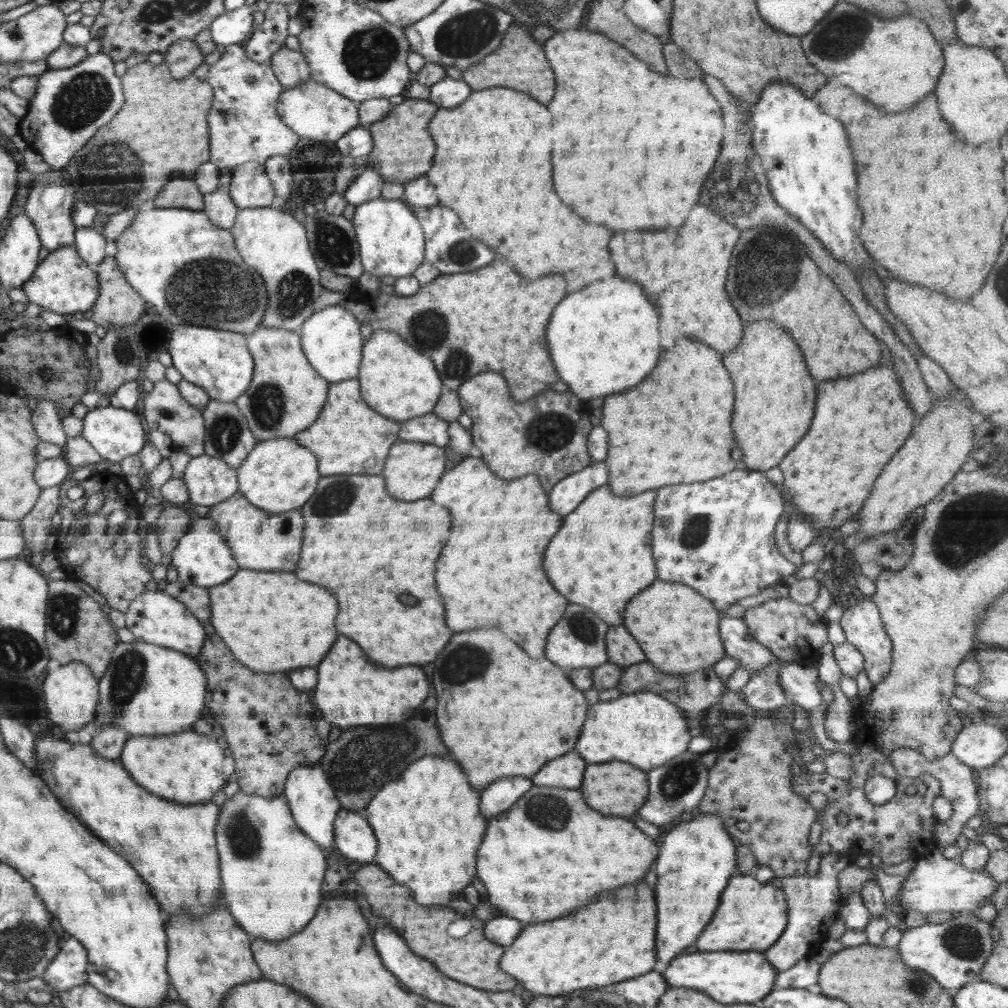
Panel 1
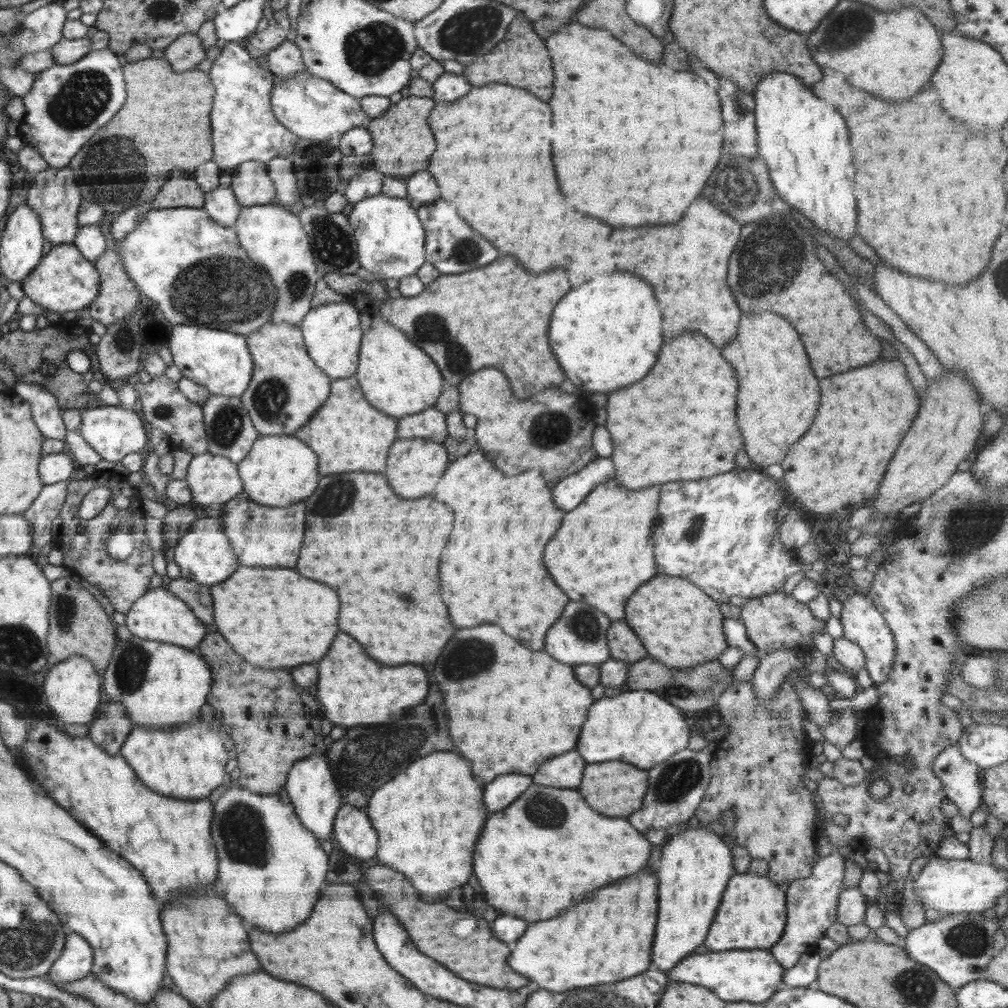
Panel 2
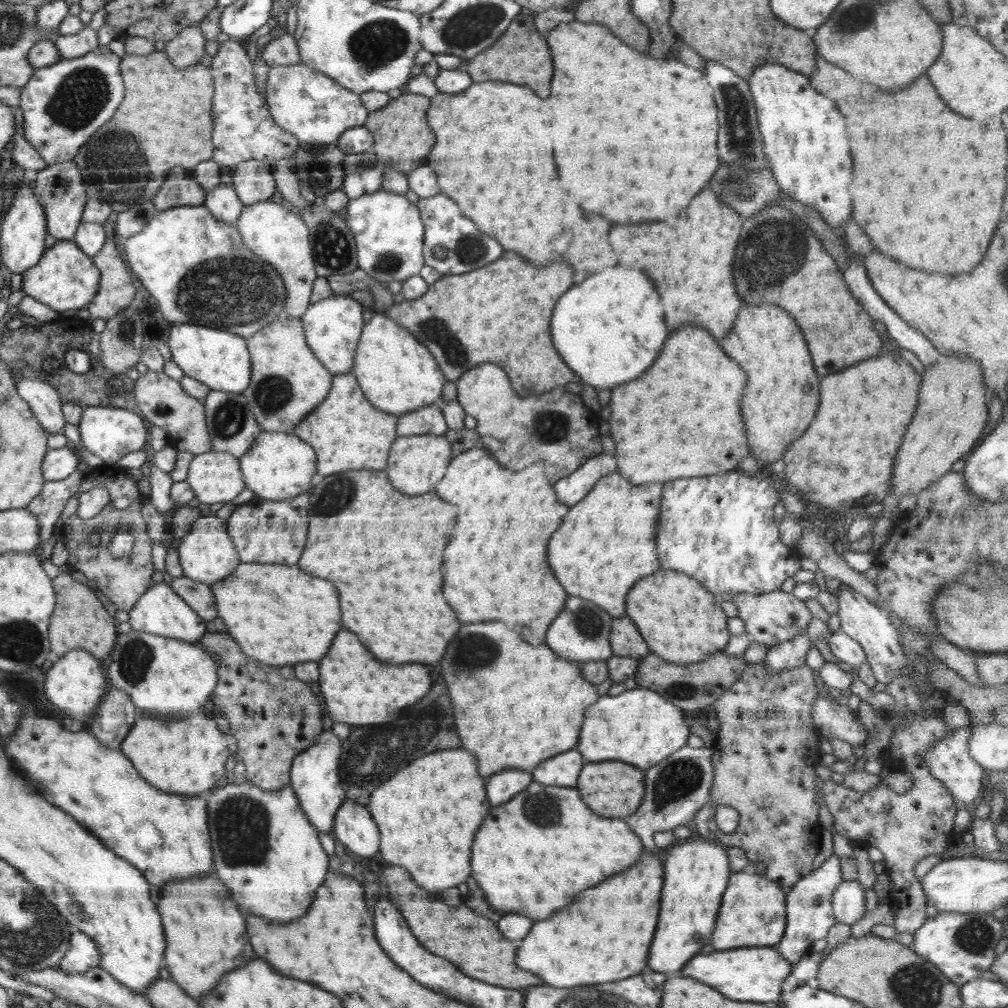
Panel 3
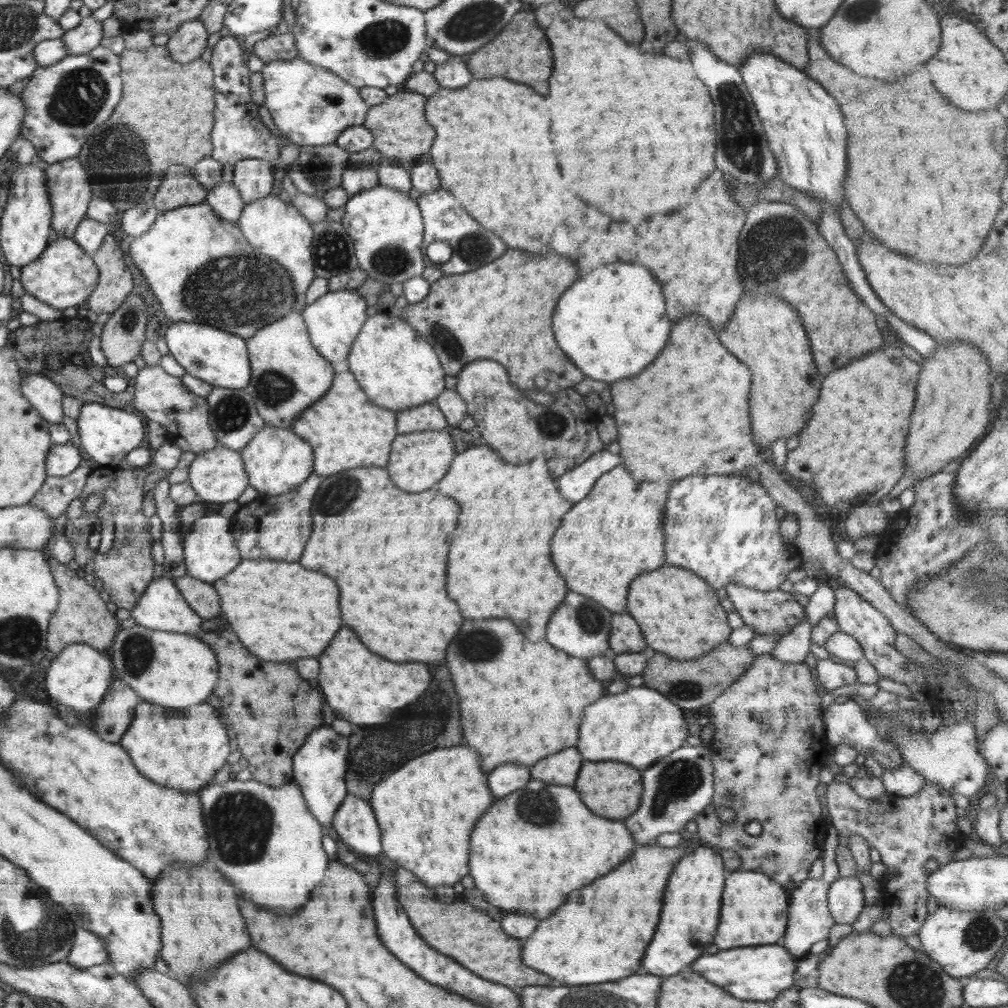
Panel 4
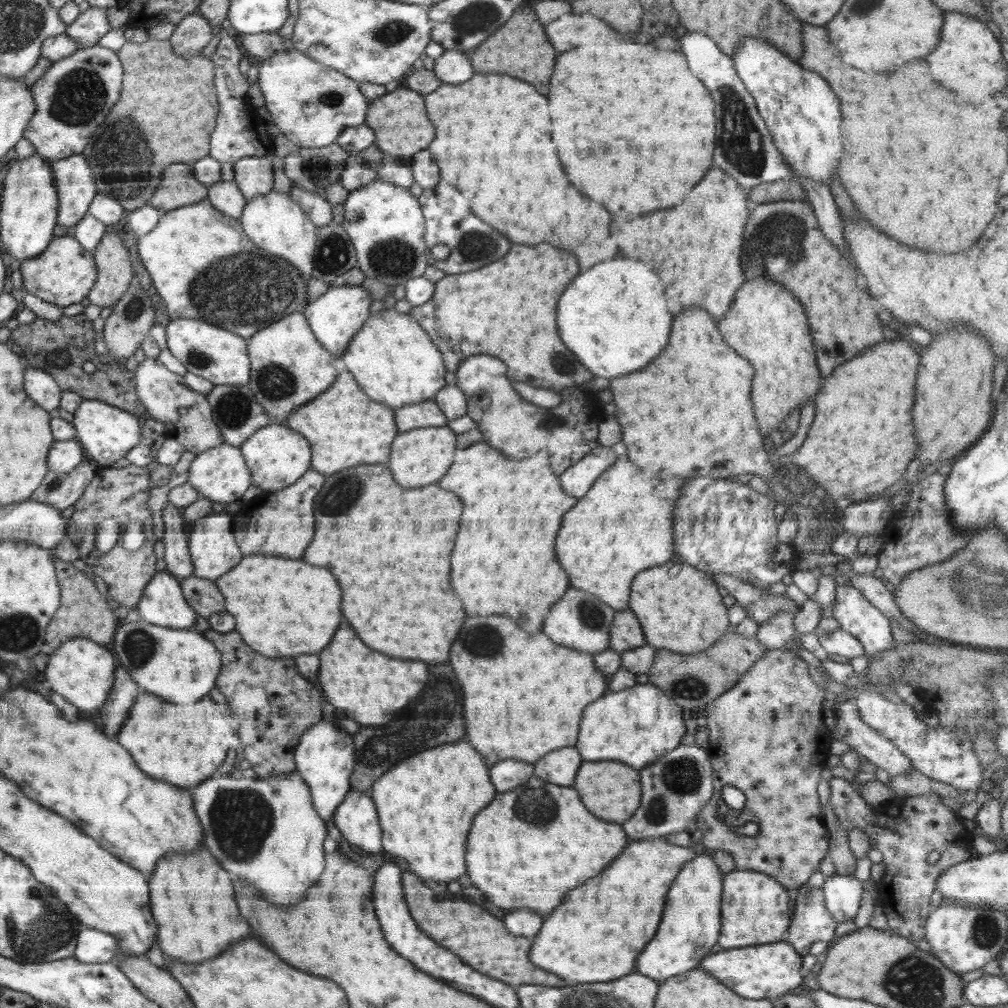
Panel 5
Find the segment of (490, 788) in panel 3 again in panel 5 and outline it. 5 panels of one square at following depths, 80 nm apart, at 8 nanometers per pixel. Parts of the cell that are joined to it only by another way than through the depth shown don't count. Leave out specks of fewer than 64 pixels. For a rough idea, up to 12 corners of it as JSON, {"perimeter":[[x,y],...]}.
{"perimeter":[[518,760],[490,770],[497,792],[512,790],[533,776],[533,766]]}

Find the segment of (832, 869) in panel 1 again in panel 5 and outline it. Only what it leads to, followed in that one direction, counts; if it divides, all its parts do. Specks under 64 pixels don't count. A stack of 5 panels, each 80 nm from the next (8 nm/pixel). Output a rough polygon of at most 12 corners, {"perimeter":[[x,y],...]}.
{"perimeter":[[822,888],[793,893],[784,940],[806,956],[834,941],[836,920]]}

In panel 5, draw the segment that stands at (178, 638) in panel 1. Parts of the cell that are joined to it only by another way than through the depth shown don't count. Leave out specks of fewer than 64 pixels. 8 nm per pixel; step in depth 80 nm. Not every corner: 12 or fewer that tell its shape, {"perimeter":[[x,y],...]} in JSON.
{"perimeter":[[158,572],[136,606],[142,620],[194,629],[179,578]]}

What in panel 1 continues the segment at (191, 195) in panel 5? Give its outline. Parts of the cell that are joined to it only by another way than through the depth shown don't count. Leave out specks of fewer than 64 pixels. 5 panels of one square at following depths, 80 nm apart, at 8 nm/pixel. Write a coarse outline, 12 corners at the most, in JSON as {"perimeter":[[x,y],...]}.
{"perimeter":[[175,177],[158,193],[156,208],[202,211],[203,194],[192,180]]}

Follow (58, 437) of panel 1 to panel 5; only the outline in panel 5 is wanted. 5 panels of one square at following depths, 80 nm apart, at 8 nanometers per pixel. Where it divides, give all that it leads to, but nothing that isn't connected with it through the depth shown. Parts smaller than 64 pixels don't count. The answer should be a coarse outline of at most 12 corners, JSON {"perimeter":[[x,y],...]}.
{"perimeter":[[28,367],[28,397],[52,417],[62,390],[48,372]]}

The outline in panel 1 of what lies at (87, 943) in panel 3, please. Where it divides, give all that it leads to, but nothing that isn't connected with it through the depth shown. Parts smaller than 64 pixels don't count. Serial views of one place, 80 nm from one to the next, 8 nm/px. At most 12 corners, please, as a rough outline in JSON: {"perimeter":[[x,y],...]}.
{"perimeter":[[73,936],[41,979],[53,990],[87,982],[87,952]]}

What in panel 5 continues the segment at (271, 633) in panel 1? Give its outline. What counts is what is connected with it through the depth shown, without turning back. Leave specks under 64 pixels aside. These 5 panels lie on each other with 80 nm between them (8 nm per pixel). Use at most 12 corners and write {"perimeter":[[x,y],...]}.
{"perimeter":[[252,555],[215,581],[268,657],[316,654],[342,622],[330,570]]}

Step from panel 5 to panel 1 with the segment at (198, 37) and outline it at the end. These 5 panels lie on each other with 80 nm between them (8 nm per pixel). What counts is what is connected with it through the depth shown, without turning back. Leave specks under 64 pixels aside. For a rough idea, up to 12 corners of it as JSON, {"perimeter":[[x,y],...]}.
{"perimeter":[[187,38],[164,53],[176,79],[188,77],[204,62],[194,39]]}

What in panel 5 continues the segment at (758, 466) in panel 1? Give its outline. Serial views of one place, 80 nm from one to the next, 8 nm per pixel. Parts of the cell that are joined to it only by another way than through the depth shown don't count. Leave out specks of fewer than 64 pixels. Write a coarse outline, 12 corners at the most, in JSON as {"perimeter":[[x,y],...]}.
{"perimeter":[[764,278],[718,330],[756,370],[765,437],[820,388],[804,308]]}

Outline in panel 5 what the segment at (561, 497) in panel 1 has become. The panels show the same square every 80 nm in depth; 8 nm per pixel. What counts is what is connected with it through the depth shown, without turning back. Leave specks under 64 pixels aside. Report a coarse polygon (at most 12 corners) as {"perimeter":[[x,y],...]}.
{"perimeter":[[599,444],[560,476],[560,486],[580,499],[617,460]]}

